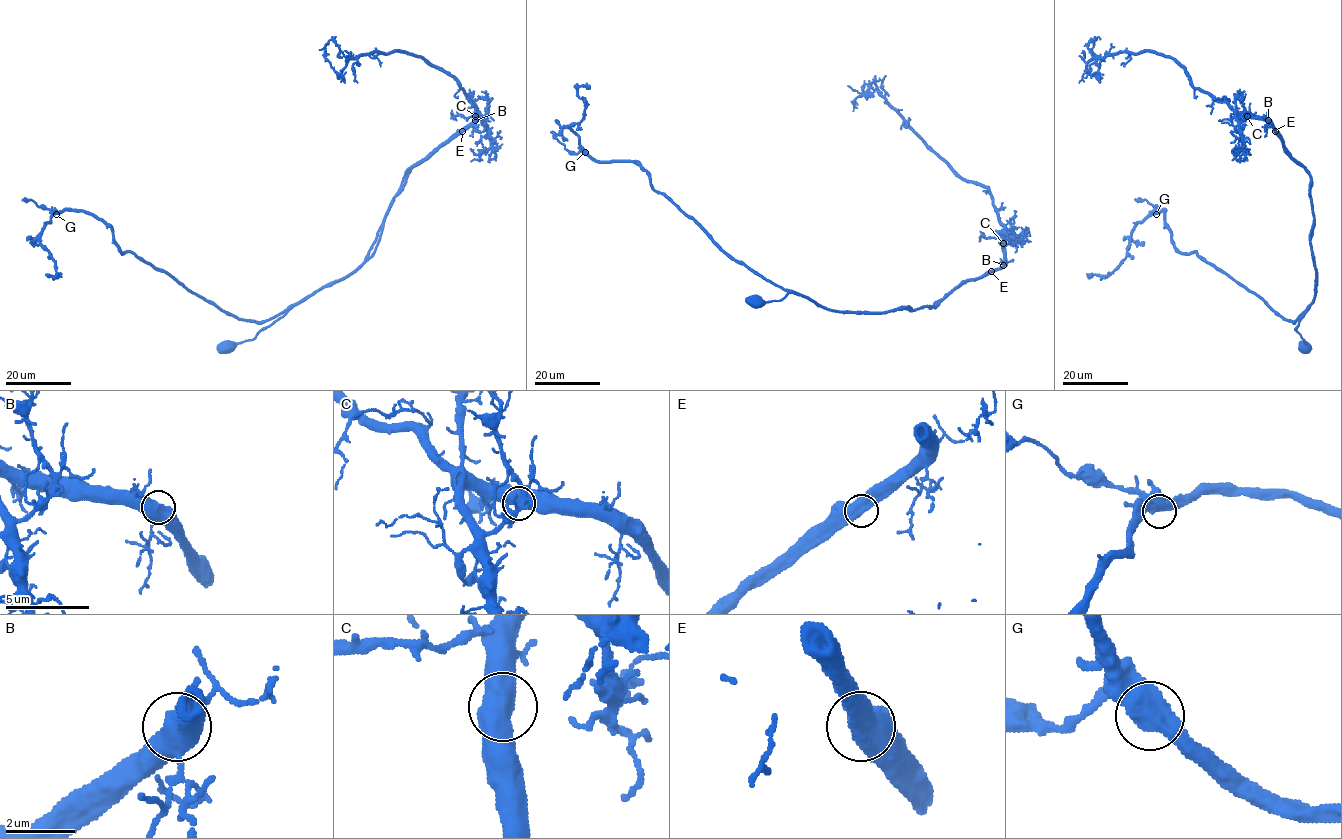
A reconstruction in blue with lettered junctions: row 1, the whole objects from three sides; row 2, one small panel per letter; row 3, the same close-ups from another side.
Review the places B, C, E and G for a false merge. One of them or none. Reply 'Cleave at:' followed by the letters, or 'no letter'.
Cleave at: no letter

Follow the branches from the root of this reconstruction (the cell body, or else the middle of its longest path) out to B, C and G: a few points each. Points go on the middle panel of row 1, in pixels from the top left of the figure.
B: (755, 299), (781, 300), (794, 293), (829, 310), (914, 310), (934, 307), (956, 288), (1003, 265)
C: (755, 299), (794, 293), (829, 310), (862, 312), (934, 307), (956, 288), (996, 270), (1004, 261), (1003, 243)
G: (755, 299), (781, 300), (794, 293), (813, 301), (732, 260), (653, 188), (638, 164), (596, 162), (585, 152)

